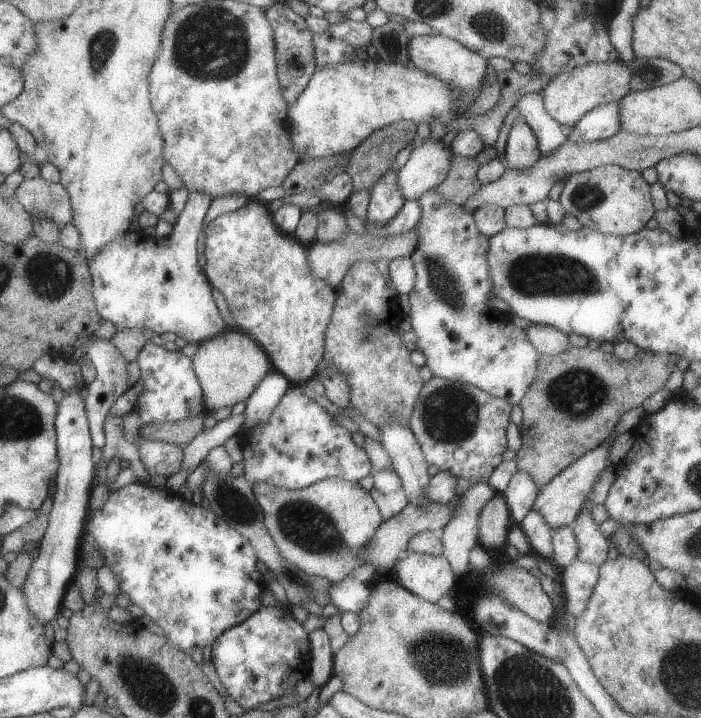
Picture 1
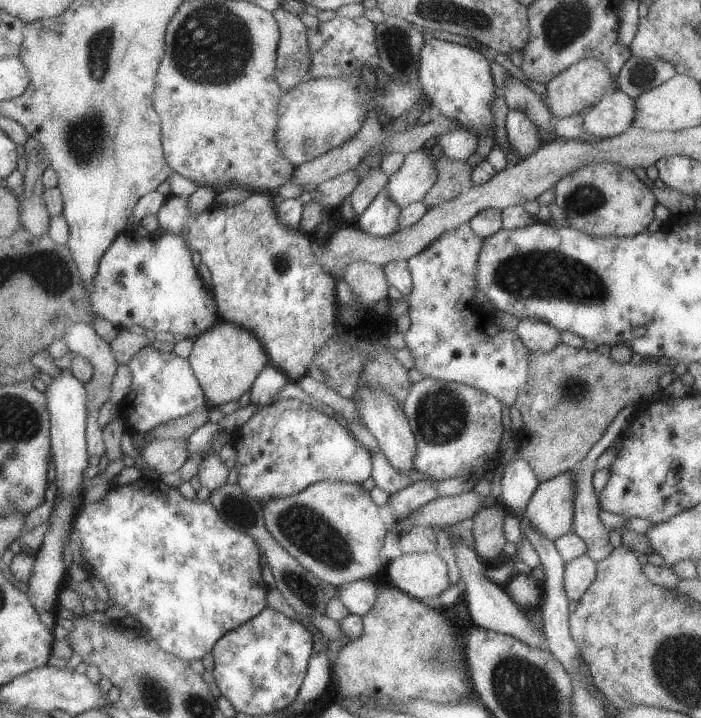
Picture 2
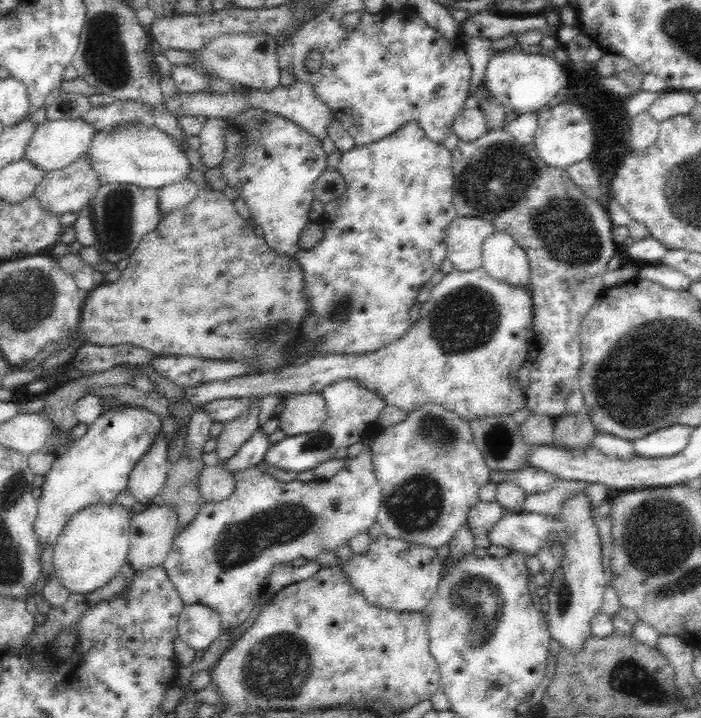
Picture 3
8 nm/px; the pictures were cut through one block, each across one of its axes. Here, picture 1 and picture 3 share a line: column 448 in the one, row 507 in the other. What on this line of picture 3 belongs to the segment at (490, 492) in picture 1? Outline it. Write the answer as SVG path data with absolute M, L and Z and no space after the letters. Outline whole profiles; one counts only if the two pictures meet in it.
M557 479L554 486L546 492L536 492L525 496L521 512L536 512L538 514L548 514L558 517L562 504L568 494L578 494L585 490L589 483L584 481L569 481Z

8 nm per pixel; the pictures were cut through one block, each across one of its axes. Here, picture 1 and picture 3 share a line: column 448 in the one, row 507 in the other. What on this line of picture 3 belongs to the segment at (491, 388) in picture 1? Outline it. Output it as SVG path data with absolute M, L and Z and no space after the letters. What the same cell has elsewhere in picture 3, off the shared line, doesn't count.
M368 448L357 456L349 458L347 457L346 466L342 470L338 470L332 478L328 479L314 479L312 482L300 482L298 479L289 482L280 482L272 475L264 473L264 470L259 466L252 467L246 470L239 470L233 474L235 480L235 487L232 494L228 495L228 498L221 500L220 502L208 502L204 503L198 510L198 514L195 514L194 518L188 522L186 528L182 528L178 534L173 538L172 548L168 552L168 557L163 563L165 573L169 576L173 586L178 591L180 598L184 601L185 605L198 604L209 606L220 613L220 630L229 631L230 629L236 629L240 626L248 616L250 612L254 610L258 602L258 596L260 595L261 585L266 576L270 574L270 570L274 569L277 565L290 565L293 560L297 558L307 559L310 561L320 554L320 552L328 552L328 550L336 550L340 544L349 542L356 534L362 534L367 532L374 522L377 522L377 514L381 504L381 486L379 485L377 476L375 475L372 464L371 449Z

